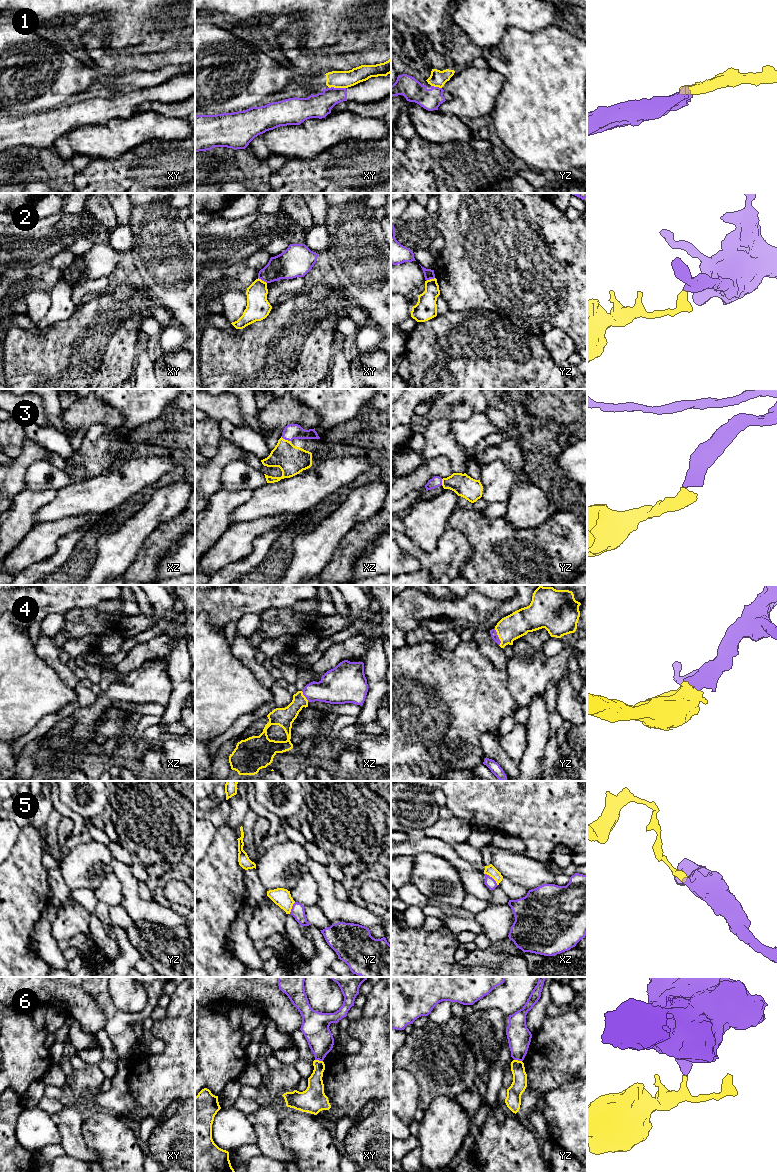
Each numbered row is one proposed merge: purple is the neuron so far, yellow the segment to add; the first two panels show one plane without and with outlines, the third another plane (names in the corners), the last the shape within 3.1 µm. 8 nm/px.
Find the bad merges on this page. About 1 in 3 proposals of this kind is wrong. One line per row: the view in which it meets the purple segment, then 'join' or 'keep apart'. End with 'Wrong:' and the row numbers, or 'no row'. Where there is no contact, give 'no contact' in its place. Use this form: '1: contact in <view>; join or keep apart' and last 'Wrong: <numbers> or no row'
1: contact in xy; keep apart
2: contact in xy; keep apart
3: contact in xz; join
4: contact in yz; join
5: contact in xz; keep apart
6: contact in xy; keep apart
Wrong: 1, 2, 5, 6

